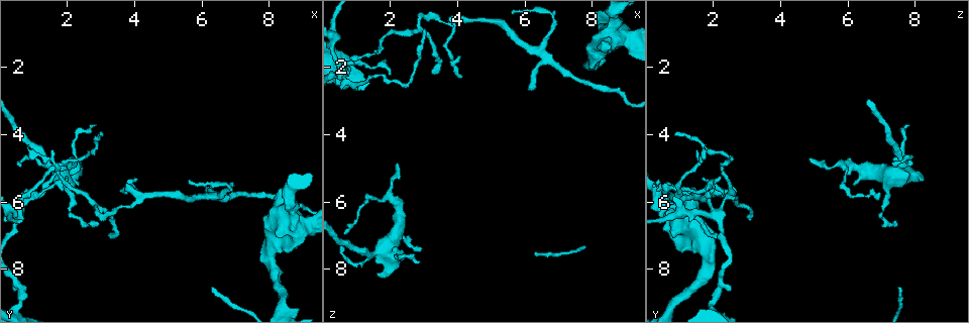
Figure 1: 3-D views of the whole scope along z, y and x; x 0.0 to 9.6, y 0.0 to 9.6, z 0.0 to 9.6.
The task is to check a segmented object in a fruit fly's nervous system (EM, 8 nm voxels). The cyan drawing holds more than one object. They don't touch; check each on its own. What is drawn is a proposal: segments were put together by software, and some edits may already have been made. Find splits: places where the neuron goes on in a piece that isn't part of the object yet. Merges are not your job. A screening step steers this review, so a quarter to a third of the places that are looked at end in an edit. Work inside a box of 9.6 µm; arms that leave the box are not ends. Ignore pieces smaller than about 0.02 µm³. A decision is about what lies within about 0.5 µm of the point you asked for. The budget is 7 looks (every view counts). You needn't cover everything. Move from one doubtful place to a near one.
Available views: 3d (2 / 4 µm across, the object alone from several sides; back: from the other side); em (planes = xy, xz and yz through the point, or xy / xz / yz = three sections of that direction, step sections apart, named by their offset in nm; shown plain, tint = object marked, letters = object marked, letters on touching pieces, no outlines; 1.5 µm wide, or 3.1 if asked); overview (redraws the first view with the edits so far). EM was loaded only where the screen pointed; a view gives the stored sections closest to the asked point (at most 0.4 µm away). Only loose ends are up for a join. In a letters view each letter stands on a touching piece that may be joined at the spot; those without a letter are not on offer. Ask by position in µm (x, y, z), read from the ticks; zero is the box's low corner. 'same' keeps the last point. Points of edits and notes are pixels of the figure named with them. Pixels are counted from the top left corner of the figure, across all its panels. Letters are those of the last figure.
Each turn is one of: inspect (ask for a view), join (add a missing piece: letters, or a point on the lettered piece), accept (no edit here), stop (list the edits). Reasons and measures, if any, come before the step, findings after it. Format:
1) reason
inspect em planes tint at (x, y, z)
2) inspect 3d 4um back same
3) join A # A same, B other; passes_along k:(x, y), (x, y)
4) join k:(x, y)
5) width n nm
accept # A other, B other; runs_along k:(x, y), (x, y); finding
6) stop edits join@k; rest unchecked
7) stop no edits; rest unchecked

tapers out
inspect em planes letters at (2.95, 6.60, 7.40)

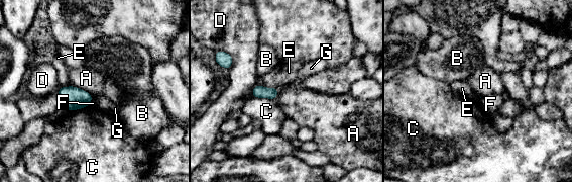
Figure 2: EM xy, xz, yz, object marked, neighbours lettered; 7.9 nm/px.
accept # A other, B other, C other, D other, E other, F other, G other; border 2:(72, 84), (86, 90), (93, 97); none of them fits

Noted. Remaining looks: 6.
an open end
inspect em yz step 4 tint at (0.60, 5.75, 6.95)

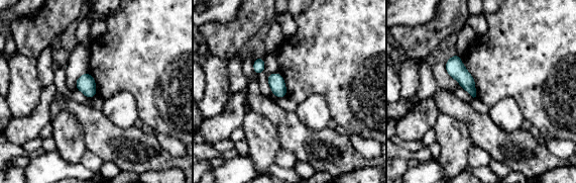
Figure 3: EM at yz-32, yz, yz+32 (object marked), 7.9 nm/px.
inspect em planes letters same

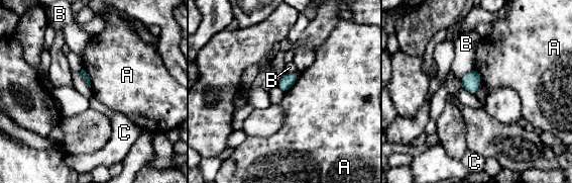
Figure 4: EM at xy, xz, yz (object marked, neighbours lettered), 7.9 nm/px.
accept # A other, B other, C other; border 4:(83, 68), (88, 76), (91, 87); no lettered piece goes on from it

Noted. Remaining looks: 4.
thin end
inspect 3d 2um at (1.95, 5.35, 2.20)

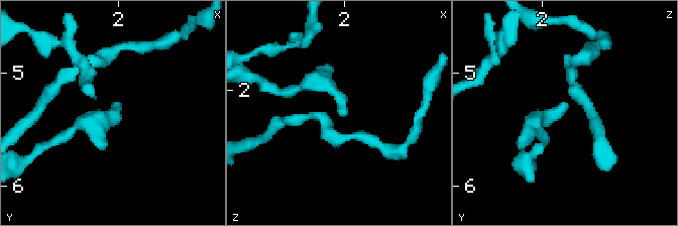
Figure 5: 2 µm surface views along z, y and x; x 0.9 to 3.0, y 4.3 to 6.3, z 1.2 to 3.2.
now the EM
inspect em planes letters at (1.98, 5.30, 2.22)

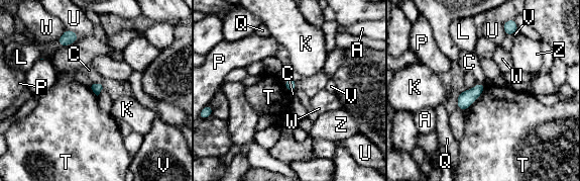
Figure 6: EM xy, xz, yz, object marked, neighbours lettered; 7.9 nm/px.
width 70 nm
accept # A other, C other, K other, L other, P other, Q other, T other, U other, V other, W other, Z other; border 6:(486, 86), (481, 94), (465, 109); none of them fits

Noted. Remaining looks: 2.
stop no edits; rest unchecked

